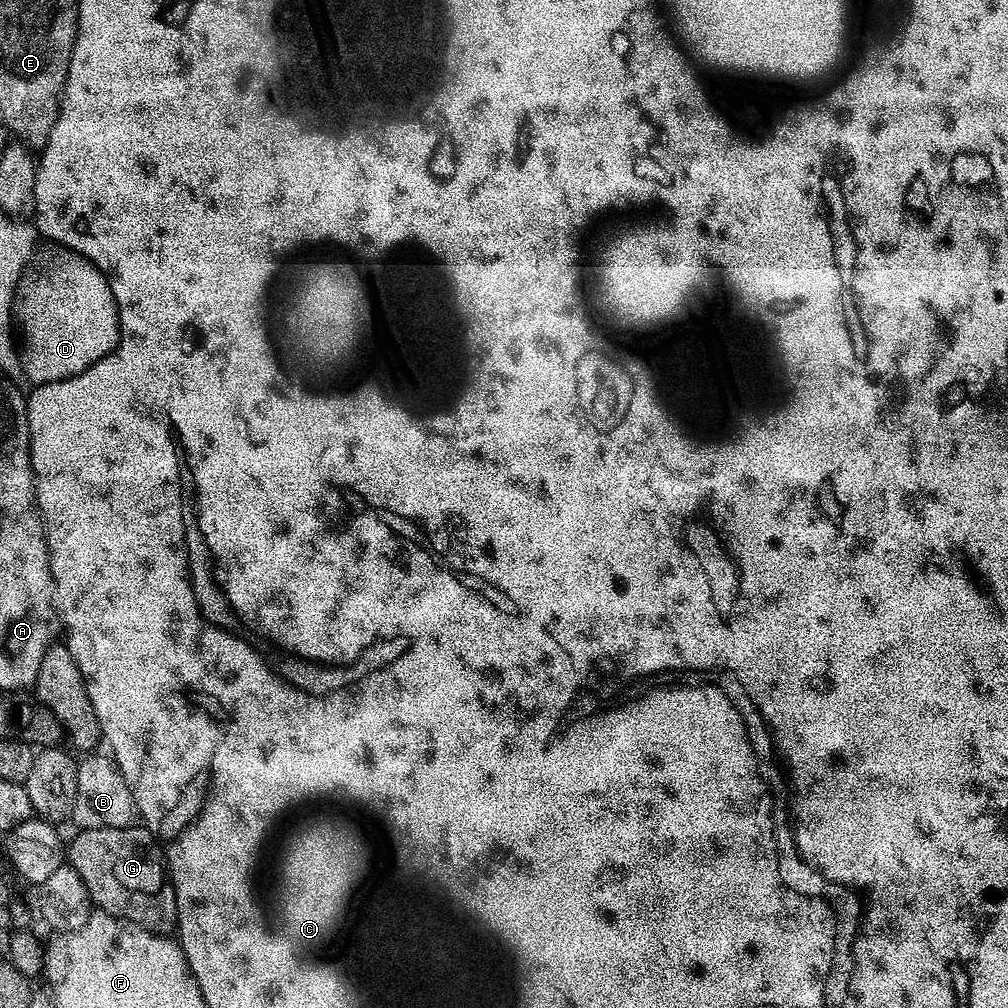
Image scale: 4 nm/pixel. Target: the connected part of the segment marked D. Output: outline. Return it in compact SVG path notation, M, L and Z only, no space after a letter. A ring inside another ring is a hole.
M52 246L49 249L49 252L41 251L25 268L14 301L18 332L19 335L20 332L24 335L22 376L23 379L28 379L29 385L32 386L80 376L120 345L120 315L108 279L85 256L59 246Z

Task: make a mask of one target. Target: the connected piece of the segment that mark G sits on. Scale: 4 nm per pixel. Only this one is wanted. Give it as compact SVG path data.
M90 828L77 831L75 834L77 836L73 838L72 844L70 840L67 845L66 860L81 875L89 890L89 897L99 911L157 934L168 934L176 928L176 891L168 874L163 847L147 828Z

